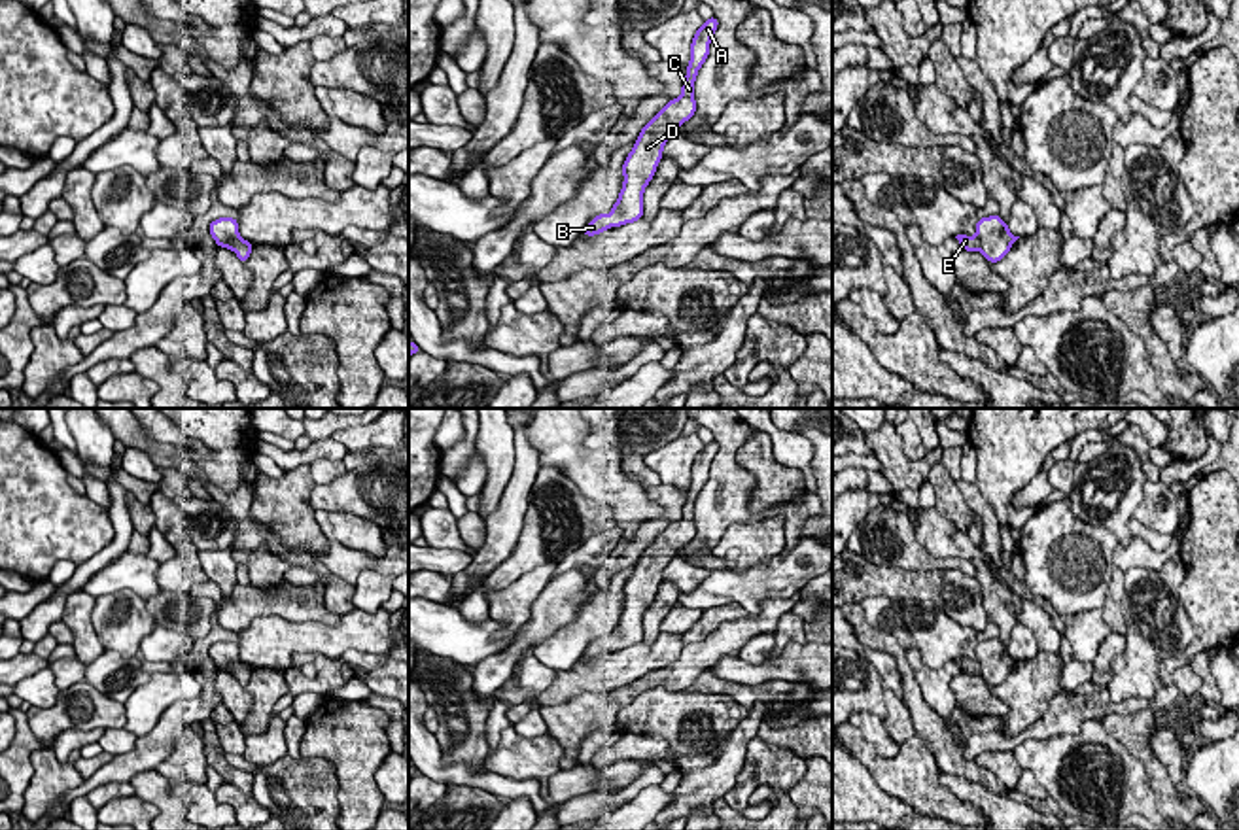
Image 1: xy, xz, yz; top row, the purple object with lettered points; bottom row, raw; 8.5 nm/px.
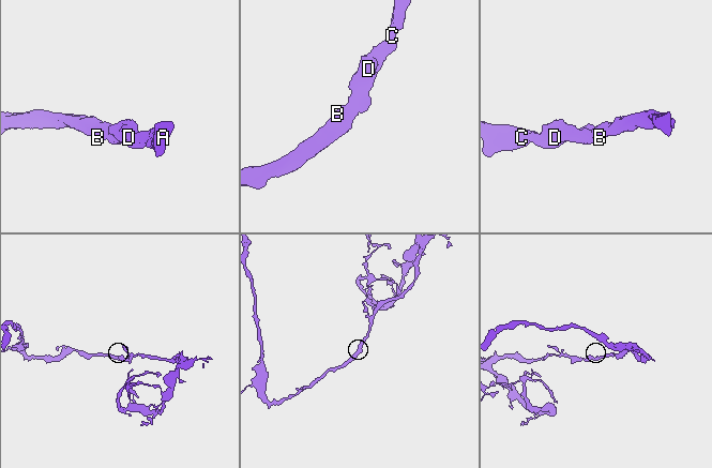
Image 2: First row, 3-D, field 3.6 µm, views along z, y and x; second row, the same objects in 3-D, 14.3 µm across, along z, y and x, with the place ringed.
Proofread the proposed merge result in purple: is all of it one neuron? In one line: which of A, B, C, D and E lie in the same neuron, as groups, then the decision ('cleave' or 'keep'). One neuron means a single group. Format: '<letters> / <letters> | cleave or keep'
A B C D E | keep

